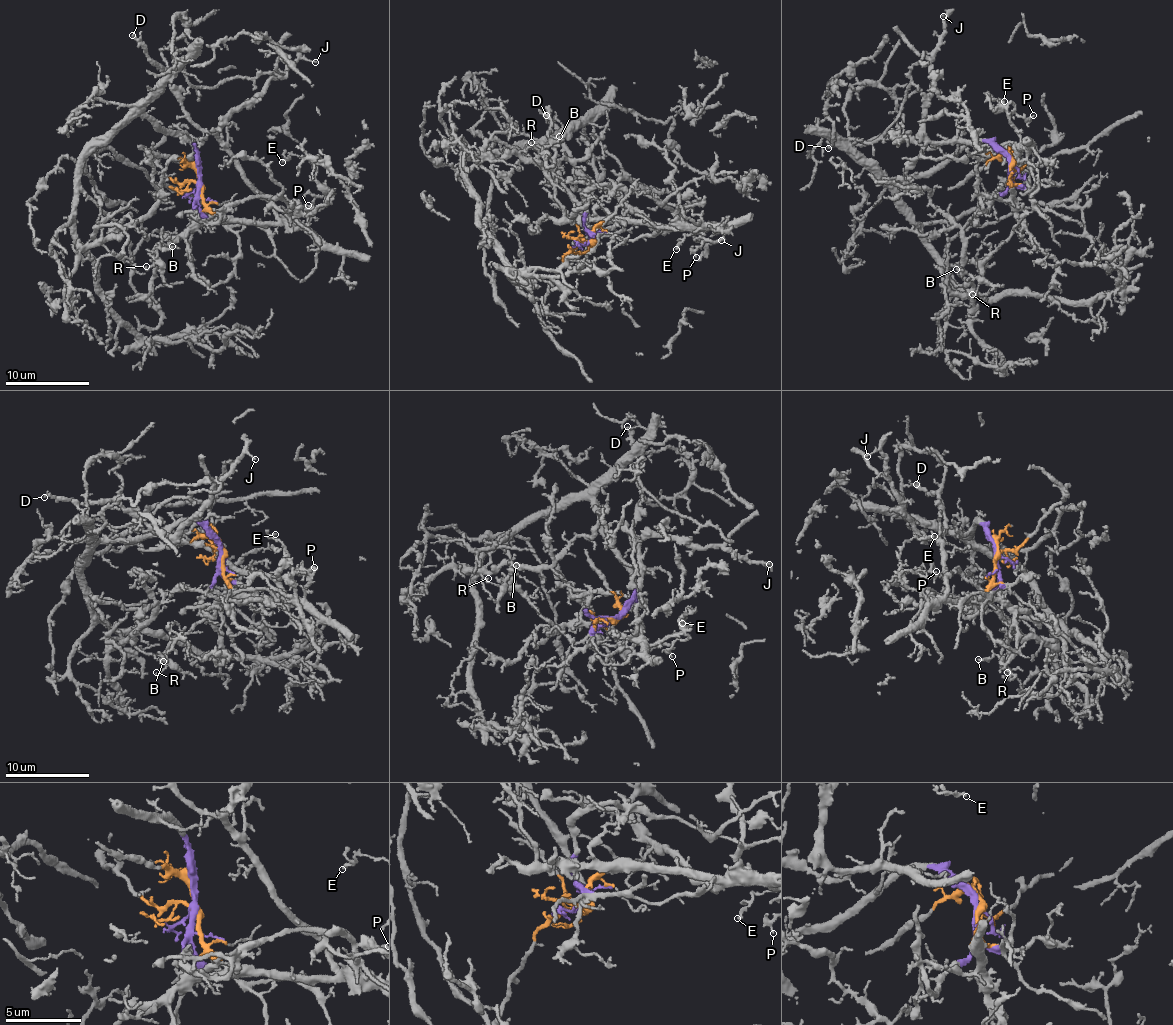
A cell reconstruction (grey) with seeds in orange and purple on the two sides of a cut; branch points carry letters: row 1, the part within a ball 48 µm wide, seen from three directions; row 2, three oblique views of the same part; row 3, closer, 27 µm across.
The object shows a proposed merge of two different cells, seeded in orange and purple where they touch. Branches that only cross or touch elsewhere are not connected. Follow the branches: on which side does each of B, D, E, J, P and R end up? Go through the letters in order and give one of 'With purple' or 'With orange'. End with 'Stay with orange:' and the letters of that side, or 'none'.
B: With orange
D: With orange
E: With orange
J: With orange
P: With orange
R: With orange
Stay with orange: B, D, E, J, P, R

